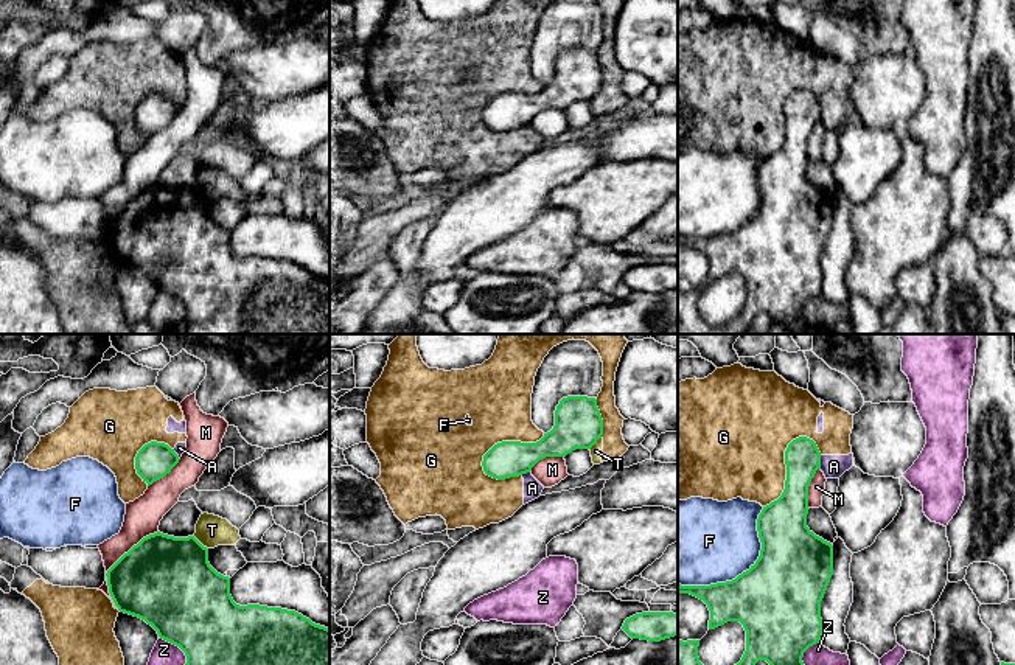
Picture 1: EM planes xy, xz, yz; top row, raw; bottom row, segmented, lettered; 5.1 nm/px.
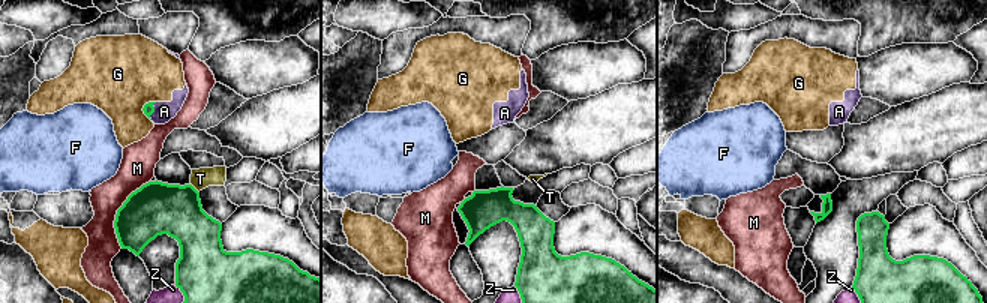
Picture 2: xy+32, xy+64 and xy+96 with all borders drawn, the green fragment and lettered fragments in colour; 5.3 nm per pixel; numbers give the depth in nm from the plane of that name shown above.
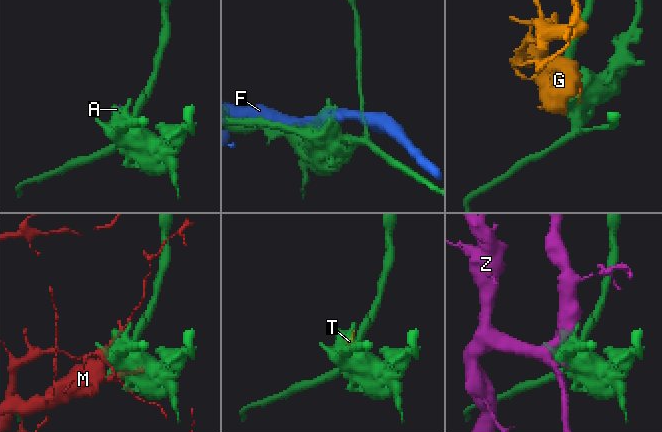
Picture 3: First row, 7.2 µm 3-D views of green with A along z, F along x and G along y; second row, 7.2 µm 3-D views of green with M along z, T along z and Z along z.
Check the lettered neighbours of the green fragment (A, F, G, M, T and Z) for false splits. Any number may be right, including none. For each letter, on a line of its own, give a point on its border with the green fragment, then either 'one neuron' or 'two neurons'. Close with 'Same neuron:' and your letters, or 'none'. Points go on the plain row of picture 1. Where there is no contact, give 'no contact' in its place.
A: contact yz (819, 114); two neurons
F: contact yz (743, 224); two neurons
G: contact xz (505, 94); two neurons
M: contact xy (114, 216); two neurons
T: contact xy (199, 194); two neurons
Z: contact xy (185, 306); two neurons
Same neuron: none

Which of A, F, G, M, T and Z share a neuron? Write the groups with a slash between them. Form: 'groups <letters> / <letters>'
groups A G T / F / M / Z

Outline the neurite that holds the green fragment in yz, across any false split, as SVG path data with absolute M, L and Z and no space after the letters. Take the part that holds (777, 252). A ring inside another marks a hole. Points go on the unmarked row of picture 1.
M807 89L793 92L785 103L787 132L782 148L763 158L757 171L762 194L760 208L749 222L732 233L710 238L681 238L678 245L703 252L709 263L709 281L727 273L740 273L746 283L746 303L741 312L724 325L709 325L698 309L699 292L678 291L678 334L746 334L759 312L782 322L791 334L835 334L807 323L804 305L821 295L821 253L833 227L833 197L807 179L808 138L821 121L821 104Z

